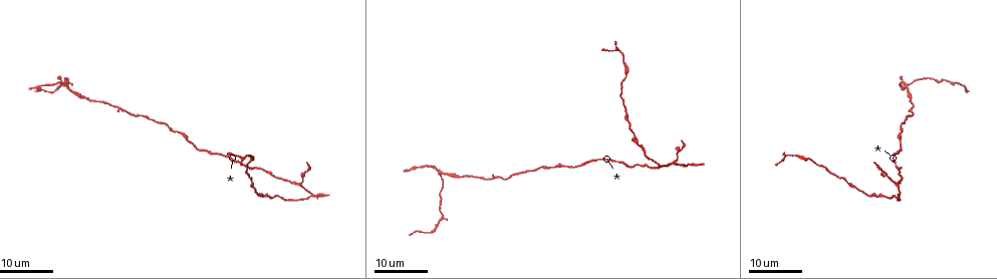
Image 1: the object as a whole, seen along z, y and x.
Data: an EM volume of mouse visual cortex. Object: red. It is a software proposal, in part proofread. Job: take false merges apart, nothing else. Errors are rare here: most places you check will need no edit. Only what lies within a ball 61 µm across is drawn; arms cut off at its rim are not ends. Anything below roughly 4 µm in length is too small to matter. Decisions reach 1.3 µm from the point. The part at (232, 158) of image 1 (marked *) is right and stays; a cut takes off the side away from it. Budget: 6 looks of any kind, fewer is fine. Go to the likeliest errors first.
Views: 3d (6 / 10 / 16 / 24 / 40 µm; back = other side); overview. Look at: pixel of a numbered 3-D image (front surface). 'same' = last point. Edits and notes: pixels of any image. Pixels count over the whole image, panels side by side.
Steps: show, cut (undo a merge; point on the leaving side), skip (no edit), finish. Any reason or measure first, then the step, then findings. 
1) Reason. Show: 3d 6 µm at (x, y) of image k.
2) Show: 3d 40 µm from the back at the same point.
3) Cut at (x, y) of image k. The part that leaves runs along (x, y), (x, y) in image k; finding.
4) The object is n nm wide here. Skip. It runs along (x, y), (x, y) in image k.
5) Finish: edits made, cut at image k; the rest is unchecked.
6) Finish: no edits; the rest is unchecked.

Thin arm on a thick one. Show: 3d 24 µm at (898, 183) of image 1.

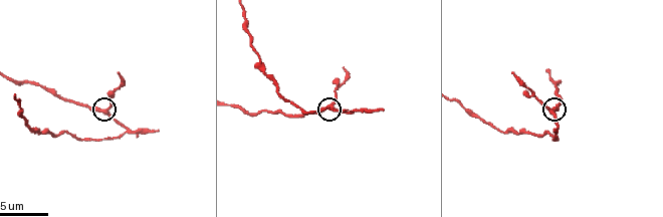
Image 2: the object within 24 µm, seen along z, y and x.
Show: 3d 6 µm at (107, 110) of image 2.

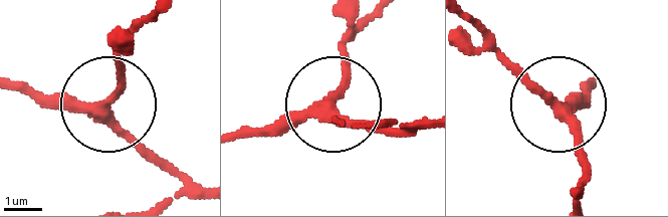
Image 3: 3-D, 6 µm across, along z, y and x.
Skip. It runs along (244, 133), (321, 111), (341, 75), (341, 40) in image 3; continuous, no second neuron.

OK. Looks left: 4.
Branch point. Show: 3d 24 µm at (440, 173) of image 1.

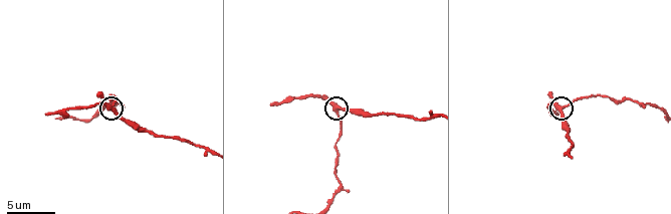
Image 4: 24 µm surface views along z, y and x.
Show: 3d 6 µm at (112, 107) of image 4.

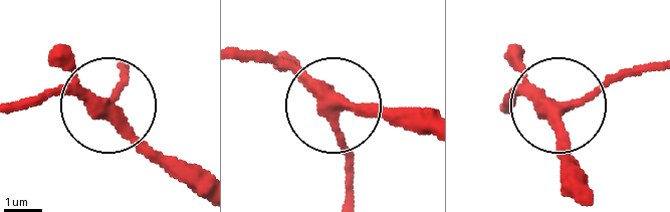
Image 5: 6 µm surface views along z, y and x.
3 arms meet here. Skip. It runs along (585, 197), (562, 111), (510, 47) in image 5; one neuron here.

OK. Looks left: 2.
A narrow waist. Show: 3d 16 µm at (264, 111) of image 2.

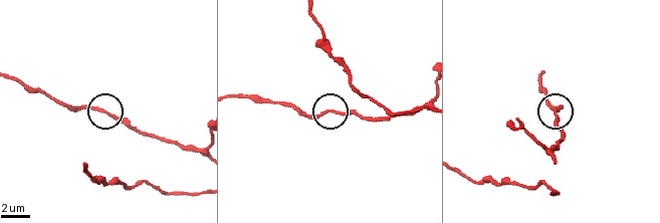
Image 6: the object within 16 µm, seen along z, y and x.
From behind. Show: 3d 16 µm from the back at (332, 112) of image 6.

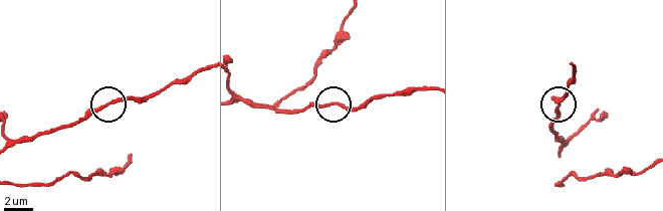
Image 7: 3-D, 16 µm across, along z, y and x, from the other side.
Skip. It runs along (415, 88), (352, 107), (334, 102), (306, 106) in image 7; one neuron here.

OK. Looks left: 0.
Finish: no edits; the rest is unchecked.

